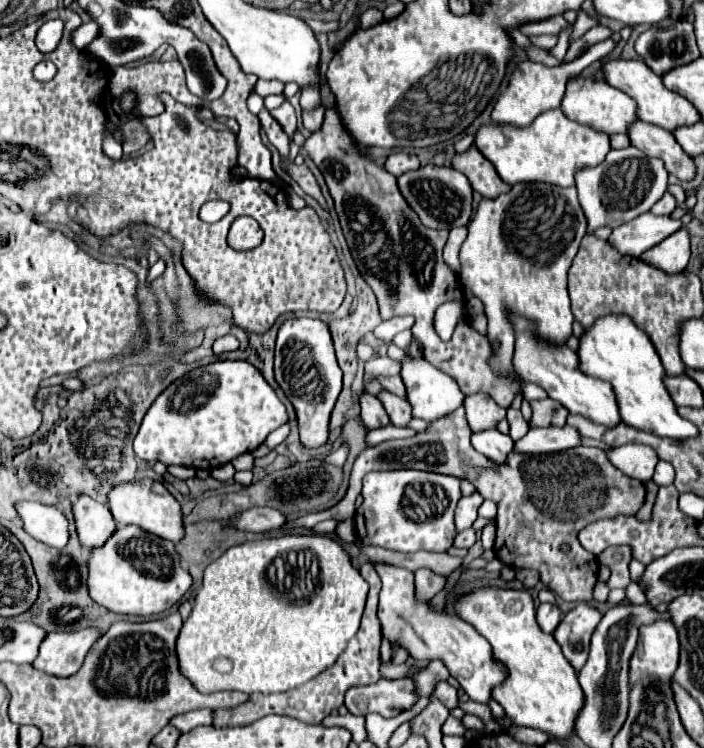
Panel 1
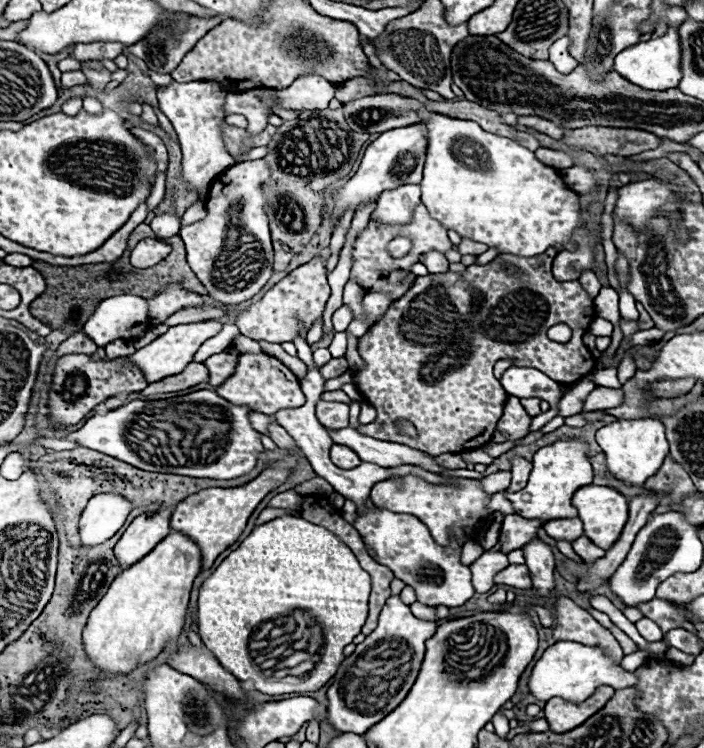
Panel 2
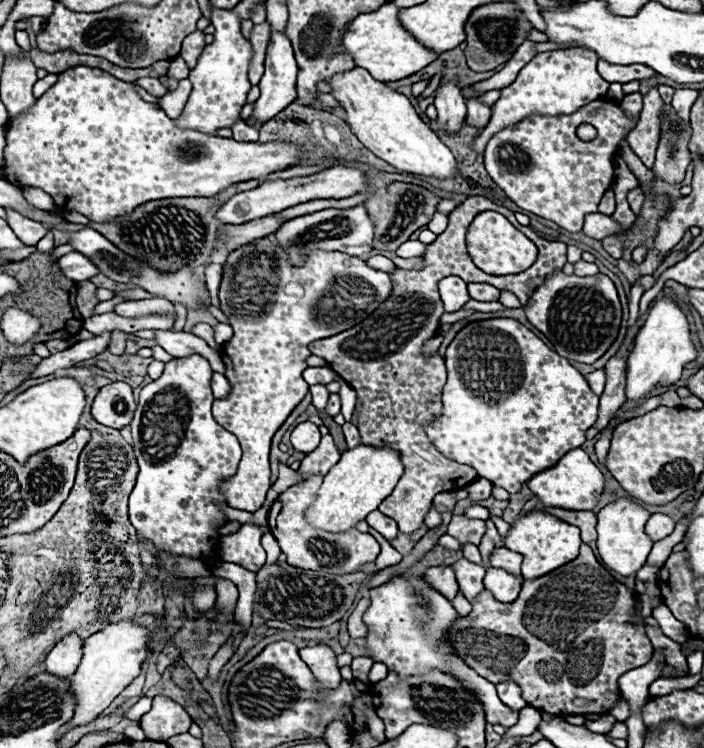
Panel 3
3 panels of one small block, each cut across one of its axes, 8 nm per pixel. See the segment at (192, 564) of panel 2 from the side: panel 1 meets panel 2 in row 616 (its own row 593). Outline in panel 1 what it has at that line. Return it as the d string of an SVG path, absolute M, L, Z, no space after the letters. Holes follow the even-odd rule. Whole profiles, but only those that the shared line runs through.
M130 524L118 528L104 546L92 548L86 584L90 598L116 614L152 616L174 606L192 586L192 576L180 568L174 542Z

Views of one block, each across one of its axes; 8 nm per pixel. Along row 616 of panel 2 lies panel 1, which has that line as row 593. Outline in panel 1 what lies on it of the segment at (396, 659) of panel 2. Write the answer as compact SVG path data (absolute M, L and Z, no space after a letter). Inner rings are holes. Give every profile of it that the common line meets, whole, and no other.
M376 562L374 568L382 580L380 604L378 604L378 620L382 624L382 636L390 644L404 648L408 656L418 662L442 660L450 676L454 676L460 682L470 700L488 702L492 688L506 678L506 668L494 662L488 640L480 636L472 624L460 620L456 614L444 610L436 612L432 610L428 600L424 602L416 600L414 572L382 562Z

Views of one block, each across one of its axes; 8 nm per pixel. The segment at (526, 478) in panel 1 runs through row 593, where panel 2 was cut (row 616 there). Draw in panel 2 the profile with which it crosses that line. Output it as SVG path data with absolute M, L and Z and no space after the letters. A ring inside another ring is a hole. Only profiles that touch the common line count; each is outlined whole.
M558 596L554 602L554 638L556 640L572 640L580 644L588 644L600 650L606 650L608 656L614 656L616 662L622 660L624 652L616 638L604 628L598 620L594 620L584 608L580 608L574 600L566 596Z

